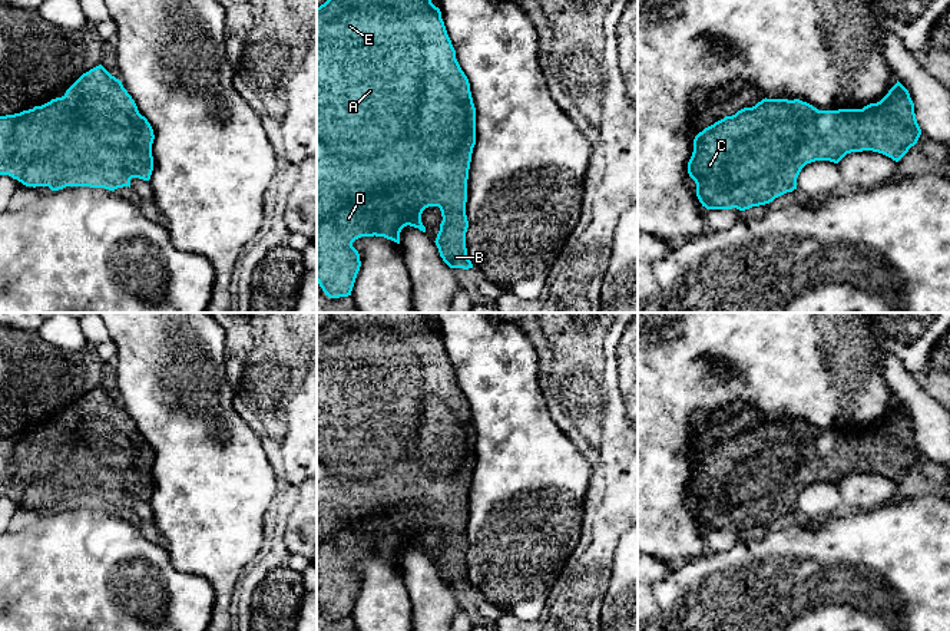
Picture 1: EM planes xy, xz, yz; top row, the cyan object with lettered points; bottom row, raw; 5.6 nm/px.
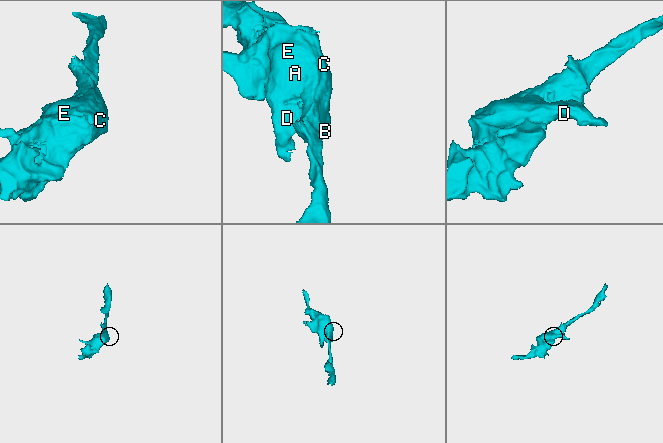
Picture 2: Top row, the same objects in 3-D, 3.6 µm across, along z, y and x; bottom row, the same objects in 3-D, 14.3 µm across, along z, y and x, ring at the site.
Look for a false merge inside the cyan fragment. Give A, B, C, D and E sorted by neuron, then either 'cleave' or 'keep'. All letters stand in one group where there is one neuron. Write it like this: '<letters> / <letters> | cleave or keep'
A B C D E | keep

